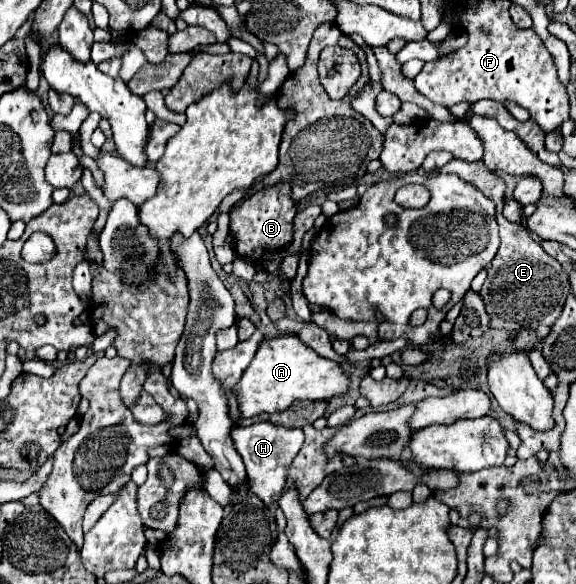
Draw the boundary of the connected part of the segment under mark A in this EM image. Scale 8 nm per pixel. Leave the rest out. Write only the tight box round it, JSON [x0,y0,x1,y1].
[235,334,351,418]

